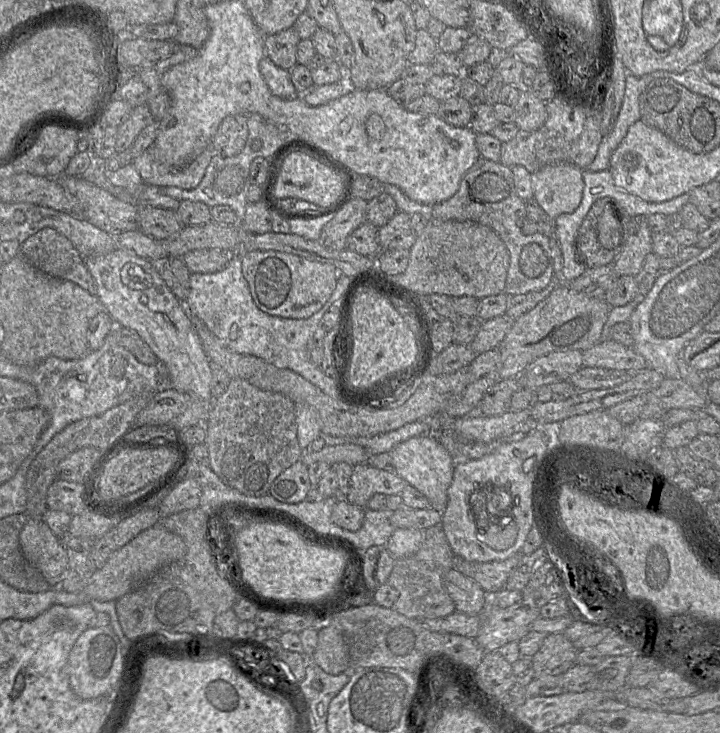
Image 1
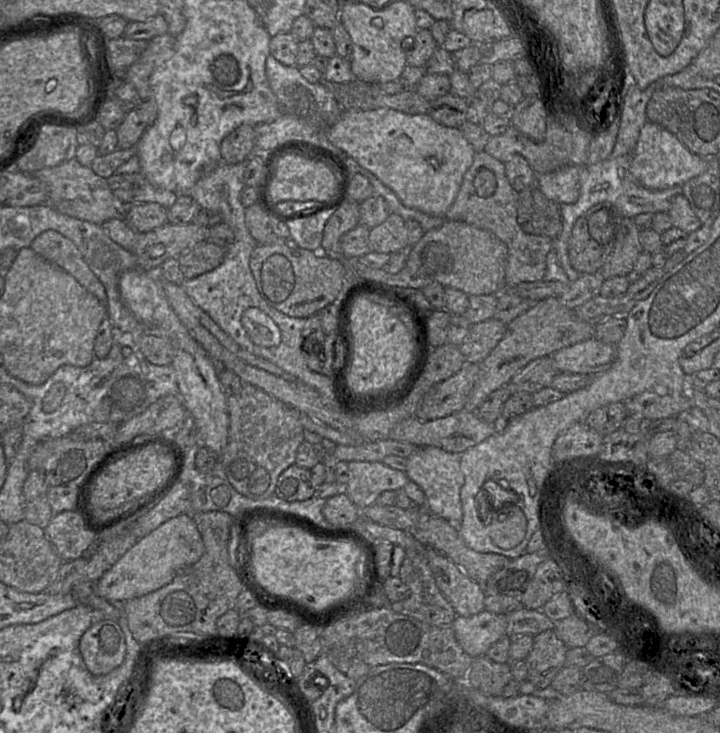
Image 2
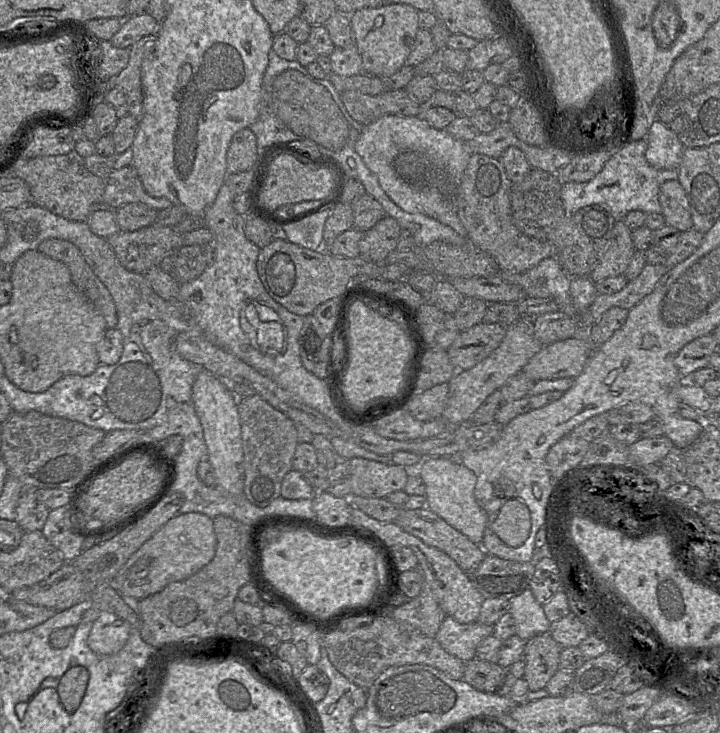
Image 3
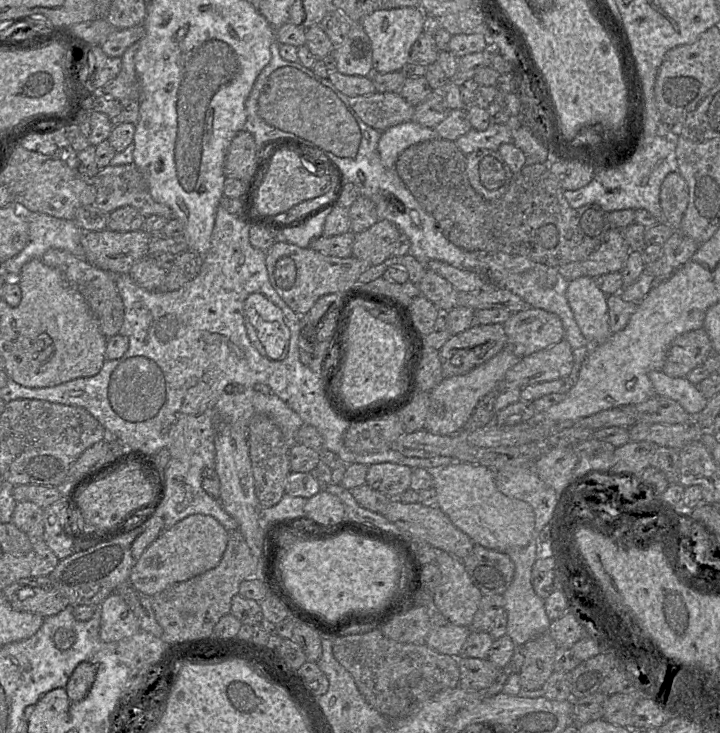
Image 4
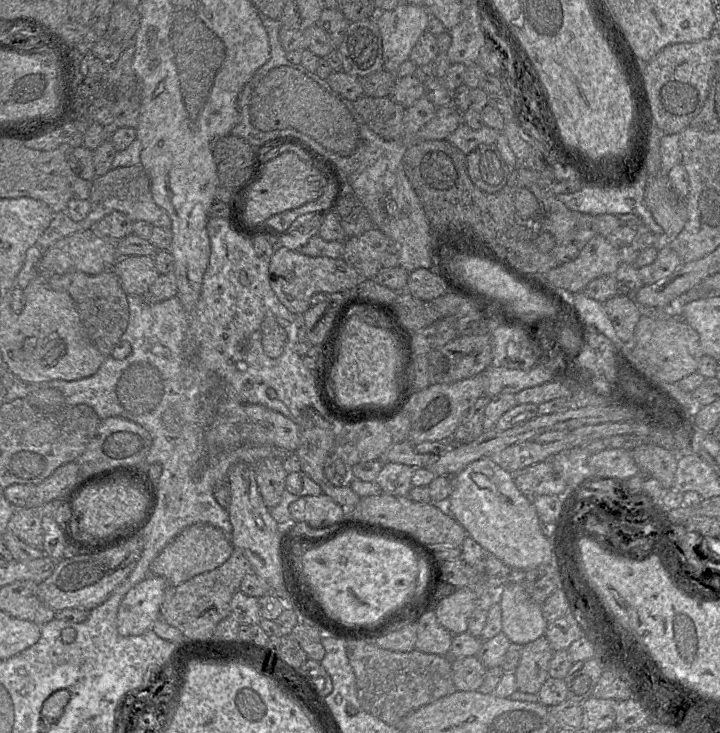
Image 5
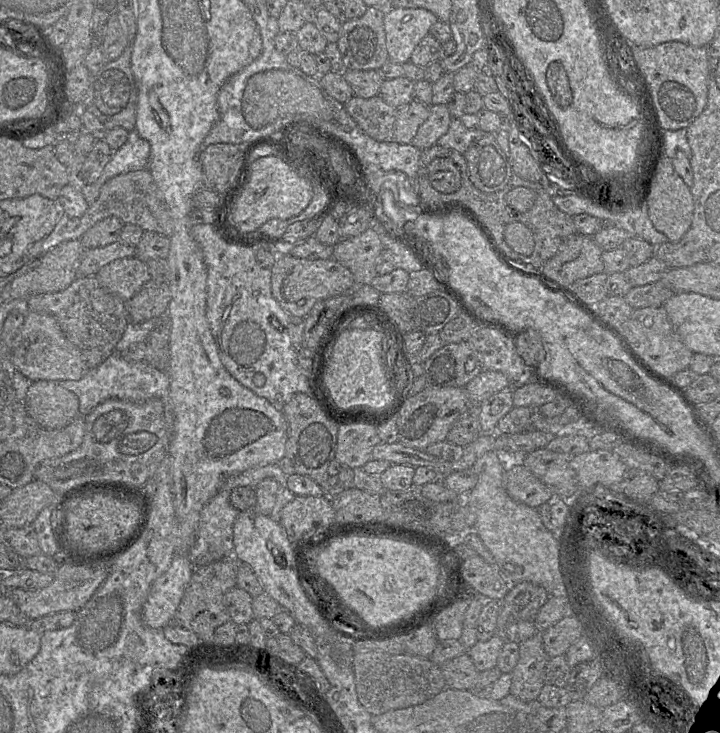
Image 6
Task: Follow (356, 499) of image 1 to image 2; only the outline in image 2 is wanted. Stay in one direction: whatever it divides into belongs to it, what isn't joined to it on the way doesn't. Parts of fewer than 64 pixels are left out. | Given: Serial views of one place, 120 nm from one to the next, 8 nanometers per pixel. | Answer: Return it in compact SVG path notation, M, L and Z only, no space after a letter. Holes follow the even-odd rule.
M348 462L348 482L342 488L351 502L362 510L376 503L378 496L385 491L400 491L410 481L405 472L390 468L382 462Z

